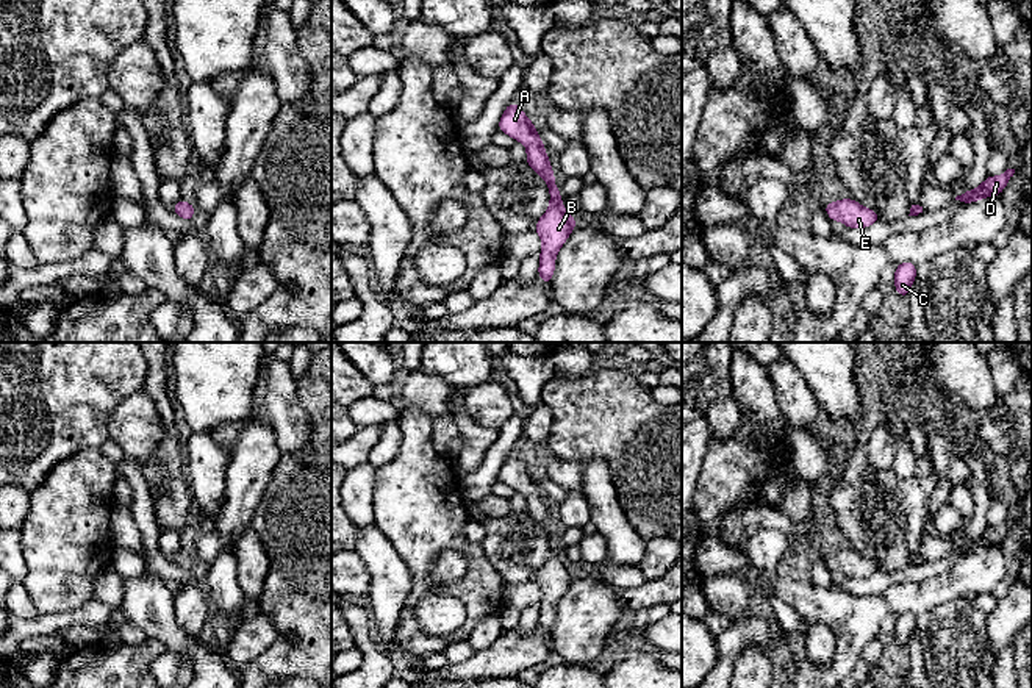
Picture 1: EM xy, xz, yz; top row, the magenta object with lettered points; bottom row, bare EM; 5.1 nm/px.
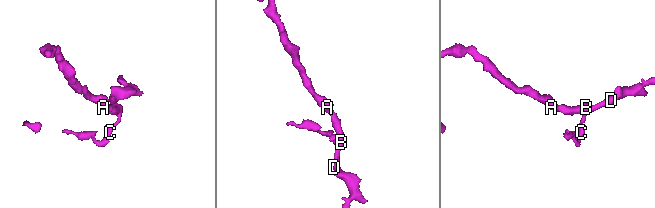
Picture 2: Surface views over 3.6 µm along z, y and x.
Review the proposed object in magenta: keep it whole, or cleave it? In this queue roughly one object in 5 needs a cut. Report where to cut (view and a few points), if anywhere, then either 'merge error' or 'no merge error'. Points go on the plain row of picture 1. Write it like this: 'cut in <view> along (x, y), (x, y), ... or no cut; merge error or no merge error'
no cut; no merge error

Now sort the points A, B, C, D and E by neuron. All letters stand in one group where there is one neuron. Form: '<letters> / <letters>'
A B C D E

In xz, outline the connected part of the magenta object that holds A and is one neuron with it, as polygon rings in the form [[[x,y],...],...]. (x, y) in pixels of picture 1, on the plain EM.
[[[516,452],[505,458],[499,471],[499,482],[511,486],[514,491],[519,491],[527,497],[527,514],[536,521],[549,536],[549,560],[536,572],[533,582],[543,589],[543,599],[538,605],[538,627],[544,633],[550,635],[552,625],[555,622],[557,602],[575,579],[577,571],[563,557],[563,549],[560,547],[560,539],[555,536],[555,527],[549,507],[544,502],[544,493],[538,486],[535,474],[527,469],[525,463]]]

